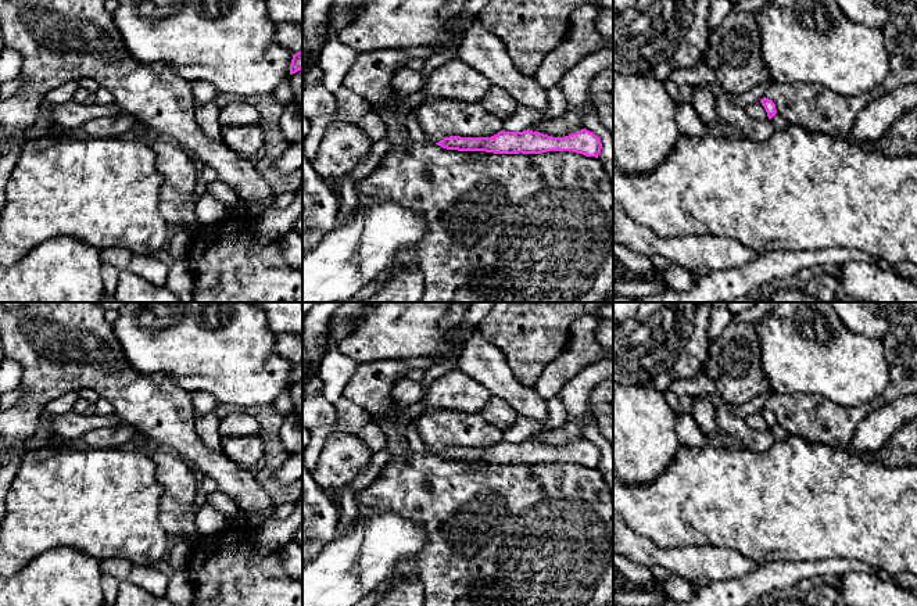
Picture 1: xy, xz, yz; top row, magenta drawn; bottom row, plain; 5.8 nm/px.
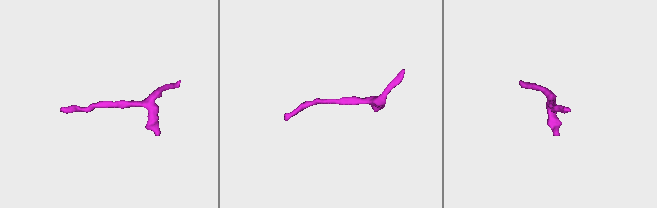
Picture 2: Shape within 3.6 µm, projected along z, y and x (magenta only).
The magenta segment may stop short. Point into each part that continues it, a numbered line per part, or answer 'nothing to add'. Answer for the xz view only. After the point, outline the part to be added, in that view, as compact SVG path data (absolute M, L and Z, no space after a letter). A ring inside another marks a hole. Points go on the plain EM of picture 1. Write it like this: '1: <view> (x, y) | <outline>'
nothing to add

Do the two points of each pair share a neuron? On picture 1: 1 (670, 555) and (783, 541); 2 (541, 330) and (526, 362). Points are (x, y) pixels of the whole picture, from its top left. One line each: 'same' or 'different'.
1: different
2: same

